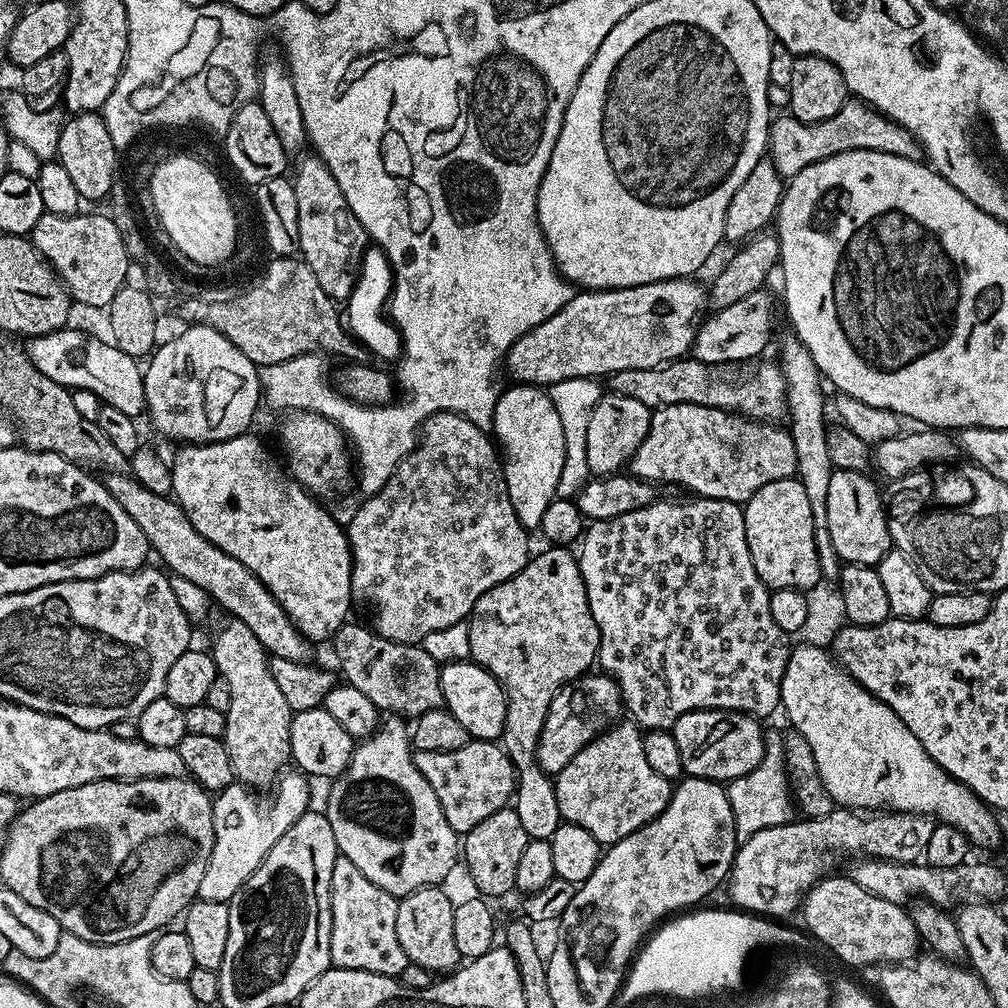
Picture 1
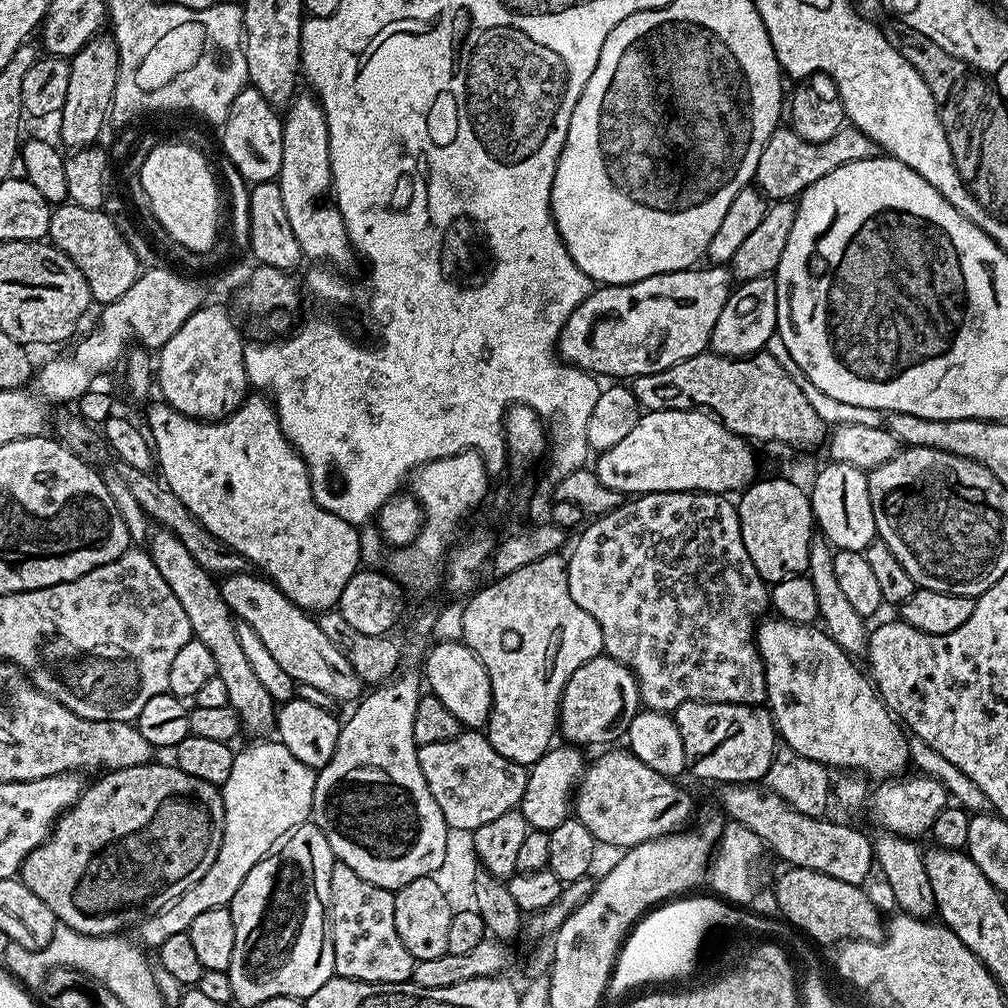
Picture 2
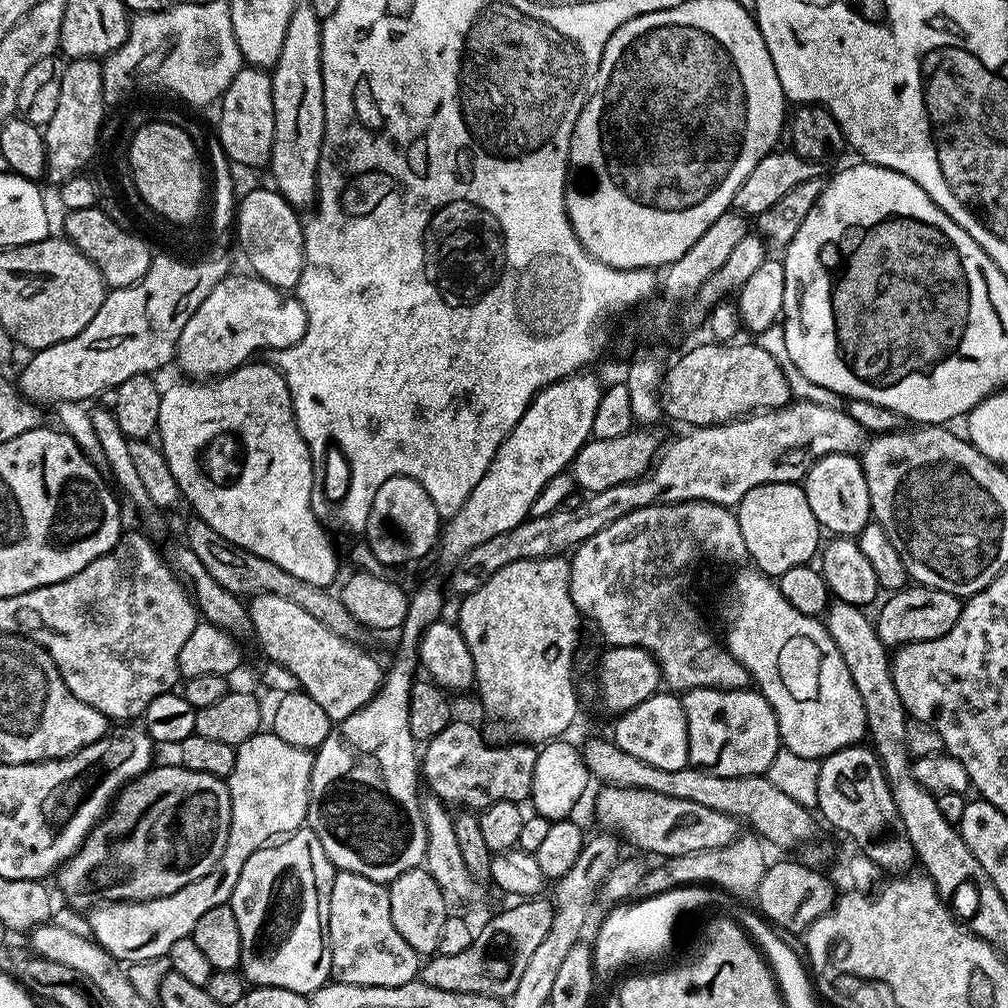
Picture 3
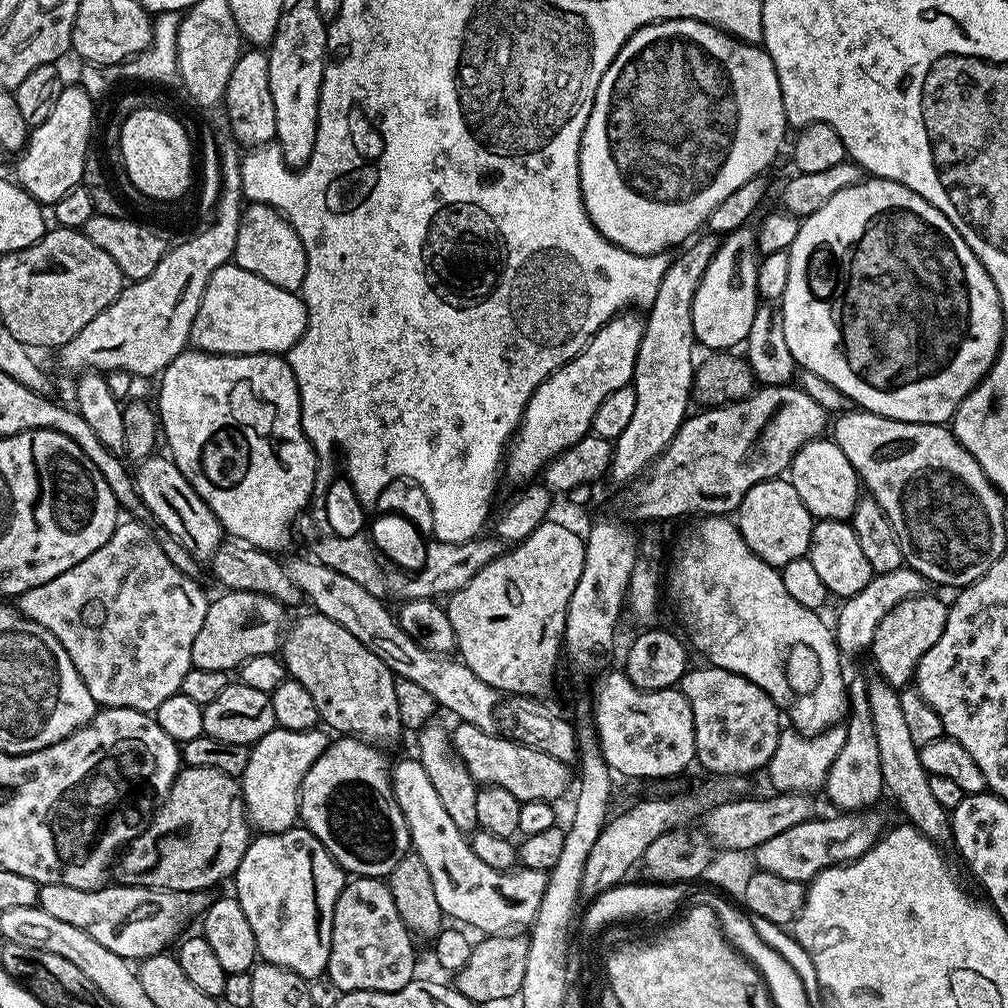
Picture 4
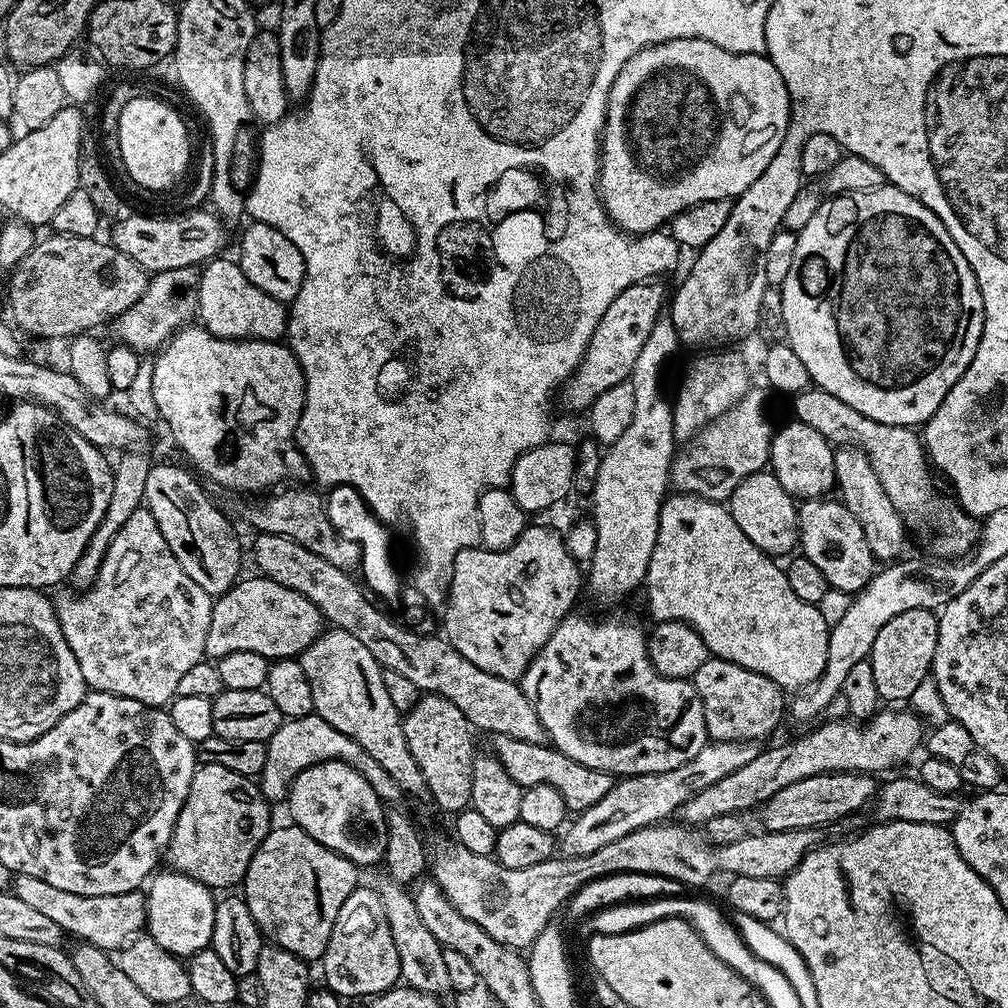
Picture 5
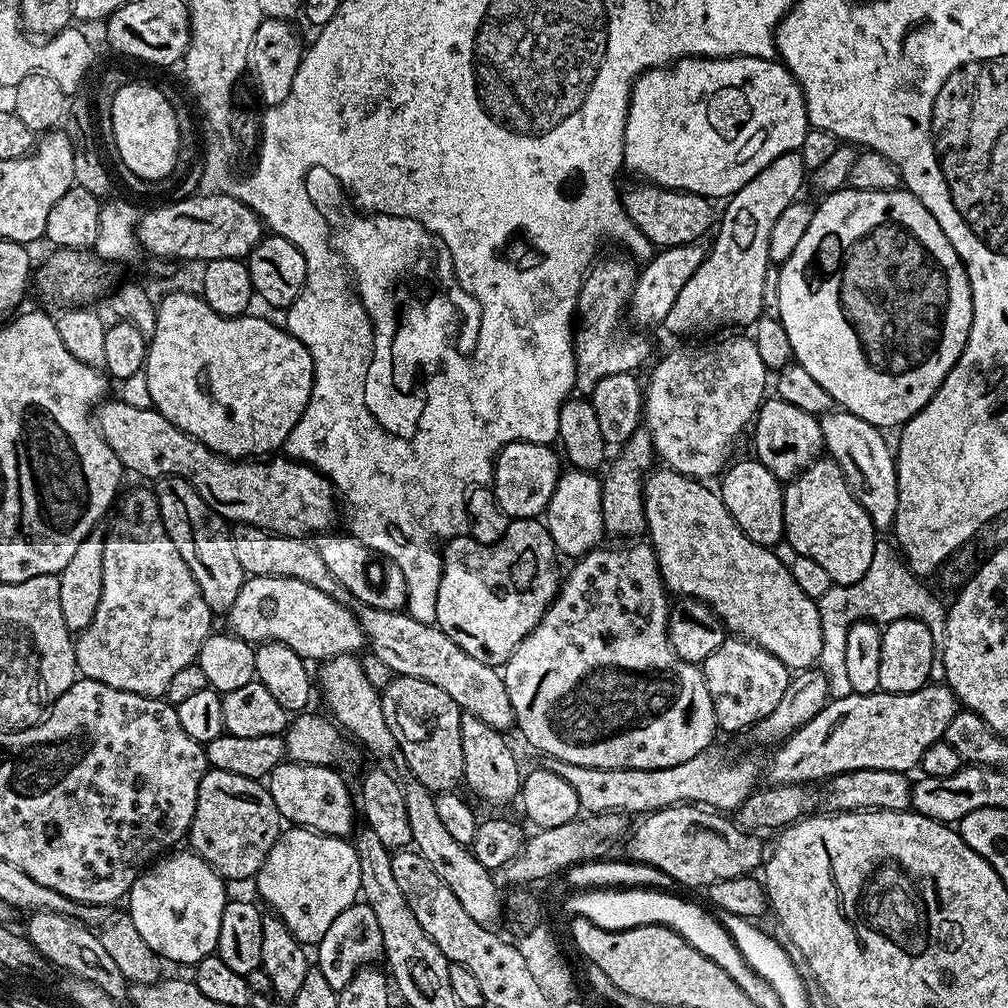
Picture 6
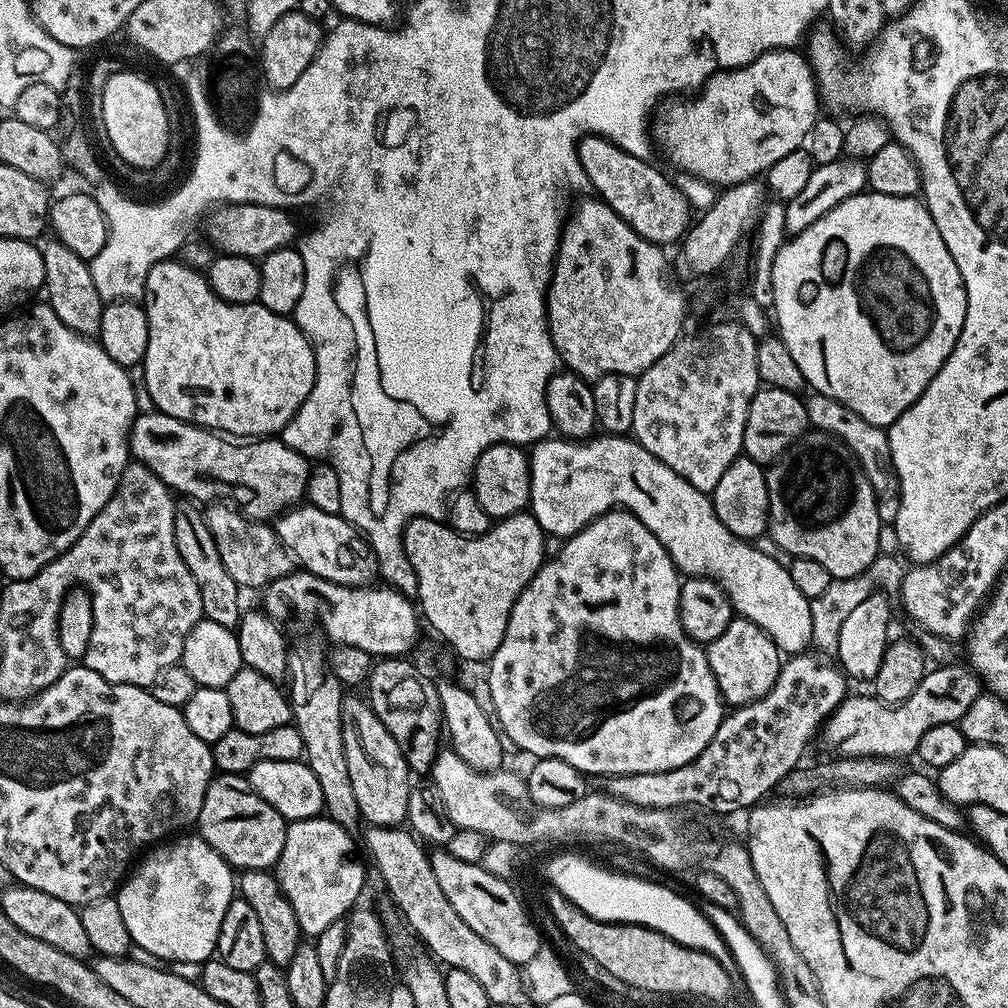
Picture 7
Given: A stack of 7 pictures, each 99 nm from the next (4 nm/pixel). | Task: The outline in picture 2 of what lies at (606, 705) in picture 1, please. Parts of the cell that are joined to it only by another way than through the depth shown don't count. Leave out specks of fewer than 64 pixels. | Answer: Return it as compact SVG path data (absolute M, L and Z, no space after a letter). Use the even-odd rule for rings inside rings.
M603 654L590 658L590 662L586 662L582 666L578 666L578 670L574 670L574 674L570 674L570 682L566 682L564 693L560 699L560 723L558 732L569 745L585 746L584 744L604 744L600 746L608 746L627 733L630 722L636 717L637 712L641 711L640 691L638 690L638 682L634 678L634 674L630 669L618 662L614 658Z

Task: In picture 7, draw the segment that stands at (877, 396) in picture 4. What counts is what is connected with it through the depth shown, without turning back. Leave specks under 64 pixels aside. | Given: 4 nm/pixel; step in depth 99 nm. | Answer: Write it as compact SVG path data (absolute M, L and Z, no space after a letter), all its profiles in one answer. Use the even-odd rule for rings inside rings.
M871 190L846 198L841 204L834 206L834 210L822 214L822 218L814 222L814 226L806 226L806 230L785 239L777 257L774 258L773 290L775 327L776 324L780 327L778 335L784 341L786 350L790 350L790 358L794 358L798 370L802 370L805 385L830 398L838 398L838 402L850 406L854 414L862 414L866 422L877 424L882 429L887 429L888 425L893 424L924 393L926 386L930 386L934 374L938 374L950 350L954 350L958 334L962 334L968 301L962 274L958 274L958 266L950 250L946 250L946 242L942 242L942 234L938 234L938 226L928 213L928 205L914 196L894 198L890 194L878 194Z

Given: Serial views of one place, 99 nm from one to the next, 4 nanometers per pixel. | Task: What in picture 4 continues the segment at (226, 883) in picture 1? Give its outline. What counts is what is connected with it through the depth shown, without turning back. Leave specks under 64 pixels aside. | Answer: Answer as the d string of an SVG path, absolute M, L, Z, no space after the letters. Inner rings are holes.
M277 726L257 744L251 745L246 770L238 779L249 825L257 833L285 832L297 823L302 778L306 778L306 770L310 770L310 766L318 762L329 743L329 733L320 726L306 730L286 730ZM116 882L89 892L74 890L74 886L42 884L38 907L70 926L78 926L78 930L86 930L86 934L106 946L106 950L114 950L114 954L122 958L139 962L165 951L169 947L167 944L185 931L183 928L188 920L195 916L196 919L203 917L209 903L207 891L170 892L162 888L138 888Z

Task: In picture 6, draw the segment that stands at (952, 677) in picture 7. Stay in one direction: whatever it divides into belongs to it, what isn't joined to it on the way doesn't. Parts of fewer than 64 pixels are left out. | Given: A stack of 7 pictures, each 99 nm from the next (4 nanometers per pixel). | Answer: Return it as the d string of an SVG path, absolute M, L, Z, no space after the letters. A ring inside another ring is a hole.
M929 682L920 689L915 689L908 693L888 693L881 690L871 692L870 694L858 694L852 691L846 698L838 698L837 700L829 699L824 709L818 714L814 714L814 718L810 718L810 722L806 722L798 731L792 733L775 749L777 751L772 756L772 761L768 764L767 783L771 784L808 784L812 780L827 781L833 776L849 772L850 770L890 770L891 772L911 773L911 768L915 769L919 765L922 754L926 754L926 750L930 750L930 746L941 743L944 739L944 731L946 726L950 726L950 718L954 718L958 711L958 701L956 695L953 694L951 688L944 682Z

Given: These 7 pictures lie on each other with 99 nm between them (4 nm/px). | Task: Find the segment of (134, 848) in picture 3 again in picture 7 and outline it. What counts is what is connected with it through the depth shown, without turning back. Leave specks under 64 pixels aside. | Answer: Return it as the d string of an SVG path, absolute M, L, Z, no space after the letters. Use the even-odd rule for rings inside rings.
M216 774L206 790L206 798L202 798L202 810L198 821L198 835L208 843L234 870L275 869L278 858L282 854L282 846L286 846L286 830L289 821L285 820L270 802L266 802L248 785L247 779L240 774Z

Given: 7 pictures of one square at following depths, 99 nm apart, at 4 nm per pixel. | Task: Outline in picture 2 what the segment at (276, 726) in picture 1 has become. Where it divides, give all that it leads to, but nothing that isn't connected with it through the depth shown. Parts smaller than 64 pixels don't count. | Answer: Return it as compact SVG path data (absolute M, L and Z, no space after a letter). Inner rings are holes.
M153 527L149 531L146 544L154 566L158 566L158 574L162 574L162 578L166 578L166 586L174 590L174 598L182 602L182 610L186 610L186 618L190 618L193 637L198 642L202 642L202 646L206 646L210 654L214 654L216 675L222 678L226 691L230 693L228 702L238 714L241 725L245 729L271 729L278 711L277 705L266 690L266 686L258 682L258 677L254 674L254 669L250 666L246 653L238 642L236 633L238 621L226 606L220 593L219 583L205 568L198 566L198 562L194 562L190 550L182 546L180 539L169 528Z

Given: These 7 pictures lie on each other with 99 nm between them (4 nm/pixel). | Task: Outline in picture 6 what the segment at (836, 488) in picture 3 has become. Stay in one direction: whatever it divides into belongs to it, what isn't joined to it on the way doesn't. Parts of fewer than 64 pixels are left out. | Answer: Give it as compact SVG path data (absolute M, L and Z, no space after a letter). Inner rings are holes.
M779 398L765 399L760 406L760 411L754 417L754 429L752 440L756 443L755 459L762 462L762 466L766 466L766 470L770 470L775 474L777 480L787 482L794 476L799 476L813 460L821 455L824 448L824 439L822 438L822 430L820 429L819 419L813 413L802 410L798 406L790 406L790 402Z

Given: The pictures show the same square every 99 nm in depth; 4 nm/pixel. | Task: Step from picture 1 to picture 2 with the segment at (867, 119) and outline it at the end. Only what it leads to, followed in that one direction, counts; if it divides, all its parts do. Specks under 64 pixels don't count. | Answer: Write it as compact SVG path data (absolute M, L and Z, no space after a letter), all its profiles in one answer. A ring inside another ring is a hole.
M777 126L766 146L762 146L762 154L758 154L754 184L769 201L796 200L800 193L818 182L818 178L826 178L830 170L838 170L838 166L846 166L850 162L868 160L881 155L881 152L882 149L870 137L862 134L862 130L851 126L840 128L838 134L817 144L806 142L790 126Z

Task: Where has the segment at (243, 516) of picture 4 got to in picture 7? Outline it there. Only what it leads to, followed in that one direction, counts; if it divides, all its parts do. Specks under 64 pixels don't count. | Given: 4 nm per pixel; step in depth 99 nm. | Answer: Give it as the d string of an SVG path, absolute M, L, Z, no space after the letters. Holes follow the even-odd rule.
M175 258L159 260L150 270L150 274L146 274L142 303L148 319L148 345L142 361L144 388L152 399L151 407L155 411L184 420L187 424L197 424L199 428L219 430L232 438L272 438L283 433L284 428L302 406L302 402L306 402L316 381L316 355L312 349L312 343L305 336L304 331L297 326L295 319L280 316L274 310L266 310L266 306L259 302L231 304L218 298L218 294L214 294L214 290L208 285L208 277L203 271L196 271L190 266L180 264Z

